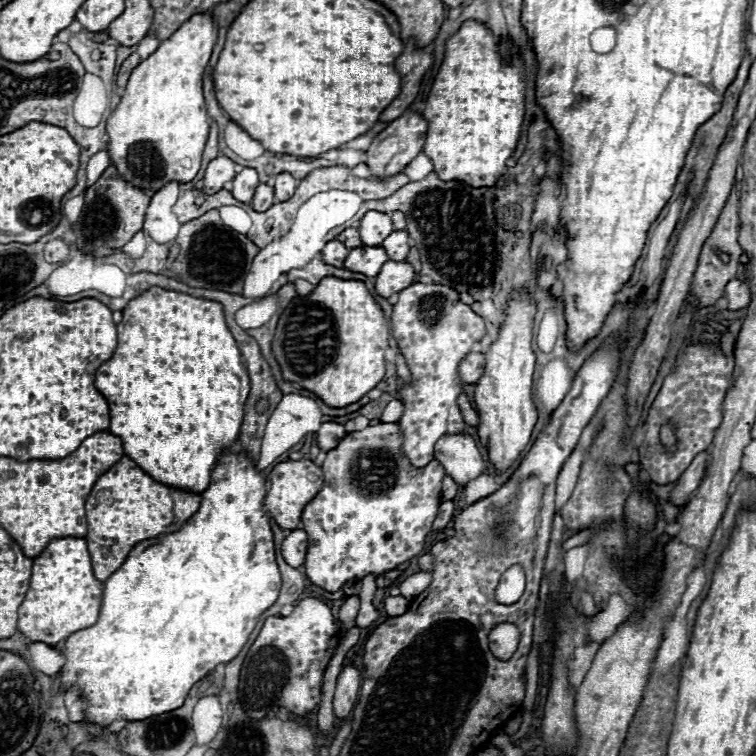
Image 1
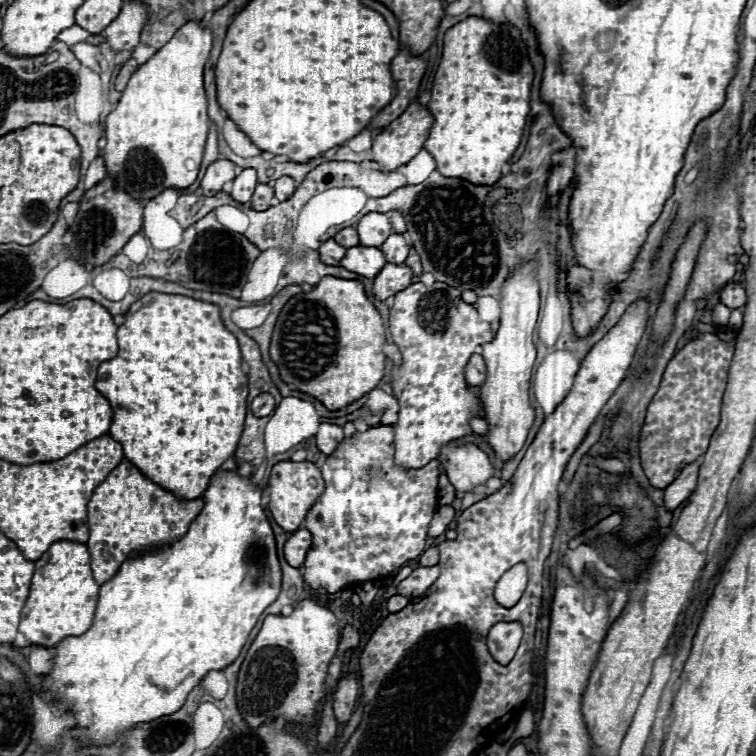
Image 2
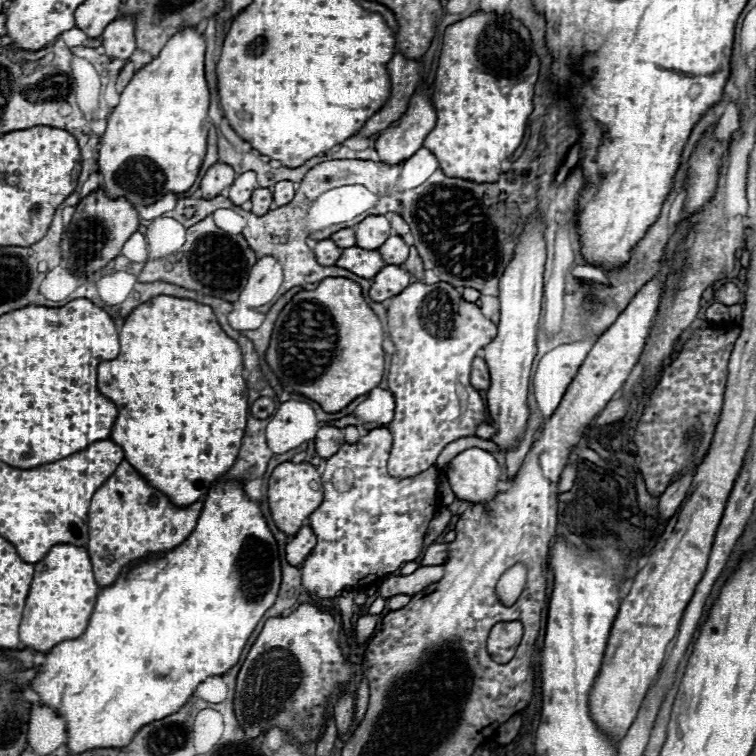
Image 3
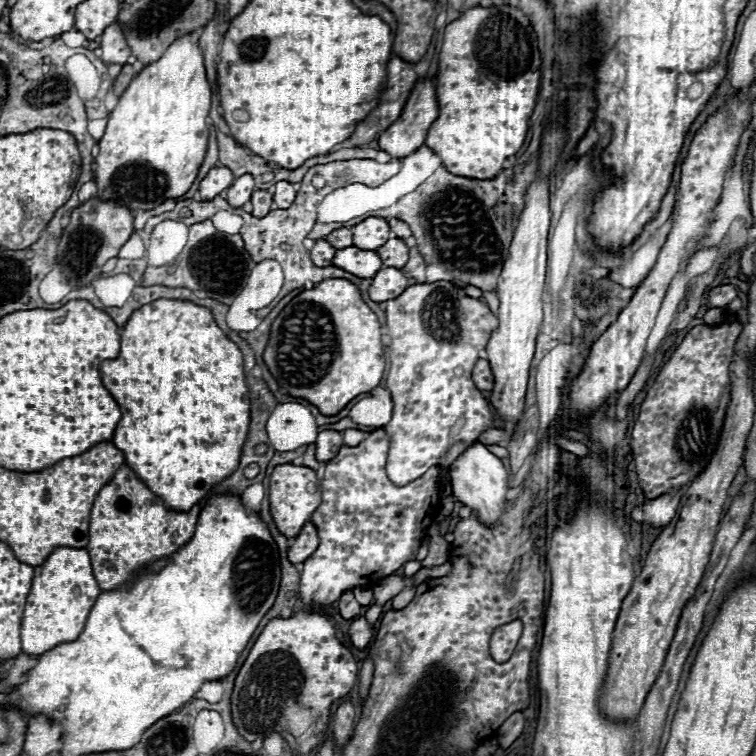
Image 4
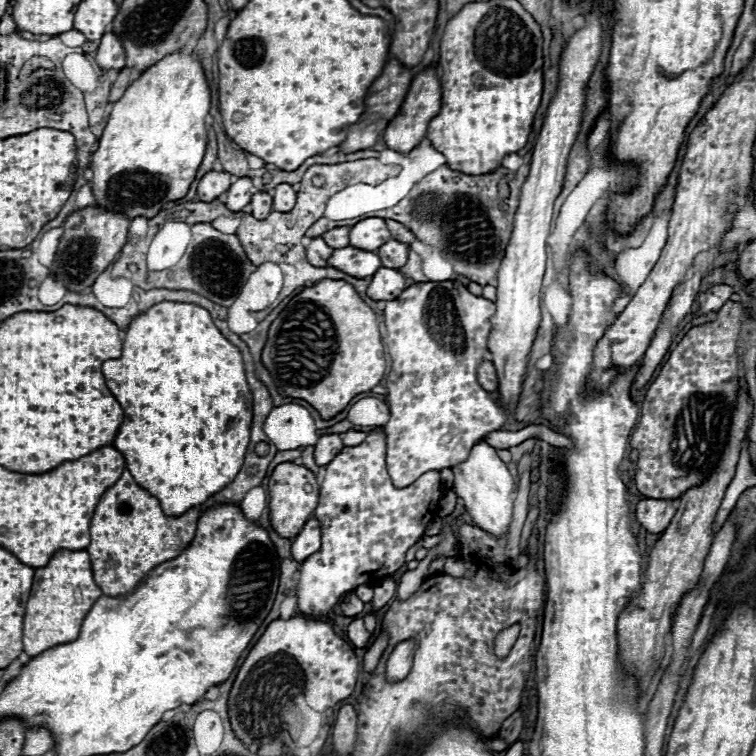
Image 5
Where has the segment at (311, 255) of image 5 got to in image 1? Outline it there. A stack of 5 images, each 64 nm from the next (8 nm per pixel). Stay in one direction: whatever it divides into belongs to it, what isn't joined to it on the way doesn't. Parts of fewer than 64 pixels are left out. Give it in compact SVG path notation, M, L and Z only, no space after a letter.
M330 240L330 242L324 246L324 250L322 250L322 258L324 258L326 264L340 268L340 266L344 264L344 256L348 256L348 252L350 252L350 250L348 250L342 242Z

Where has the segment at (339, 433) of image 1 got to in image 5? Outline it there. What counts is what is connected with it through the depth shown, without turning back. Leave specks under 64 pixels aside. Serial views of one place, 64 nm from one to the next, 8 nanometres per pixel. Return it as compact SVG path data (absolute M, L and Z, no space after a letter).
M324 434L324 436L320 436L320 440L316 444L316 452L314 452L316 464L326 466L342 448L344 448L344 444L342 444L340 434Z

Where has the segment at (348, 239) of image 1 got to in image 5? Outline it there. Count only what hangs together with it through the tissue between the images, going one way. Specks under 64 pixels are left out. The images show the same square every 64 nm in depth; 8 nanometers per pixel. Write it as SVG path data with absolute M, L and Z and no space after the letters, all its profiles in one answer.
M340 226L324 232L322 238L330 248L344 248L344 244L348 244L348 232L350 232L350 226Z

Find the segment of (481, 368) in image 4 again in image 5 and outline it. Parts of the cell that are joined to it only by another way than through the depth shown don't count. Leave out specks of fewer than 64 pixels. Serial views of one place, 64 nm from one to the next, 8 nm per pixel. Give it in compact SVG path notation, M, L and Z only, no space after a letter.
M488 360L482 362L482 366L478 368L478 382L488 392L496 392L498 390L498 376L496 376L496 368L494 368L492 362L488 362Z

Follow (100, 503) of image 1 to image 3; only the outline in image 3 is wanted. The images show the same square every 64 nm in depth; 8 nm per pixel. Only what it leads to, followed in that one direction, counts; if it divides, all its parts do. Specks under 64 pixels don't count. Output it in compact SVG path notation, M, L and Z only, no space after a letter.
M124 460L116 472L96 490L88 510L90 542L86 544L86 550L90 554L98 586L112 586L124 570L136 564L134 560L180 546L194 530L200 512L200 500L186 508L170 504L170 500L160 490L148 486L148 482Z

